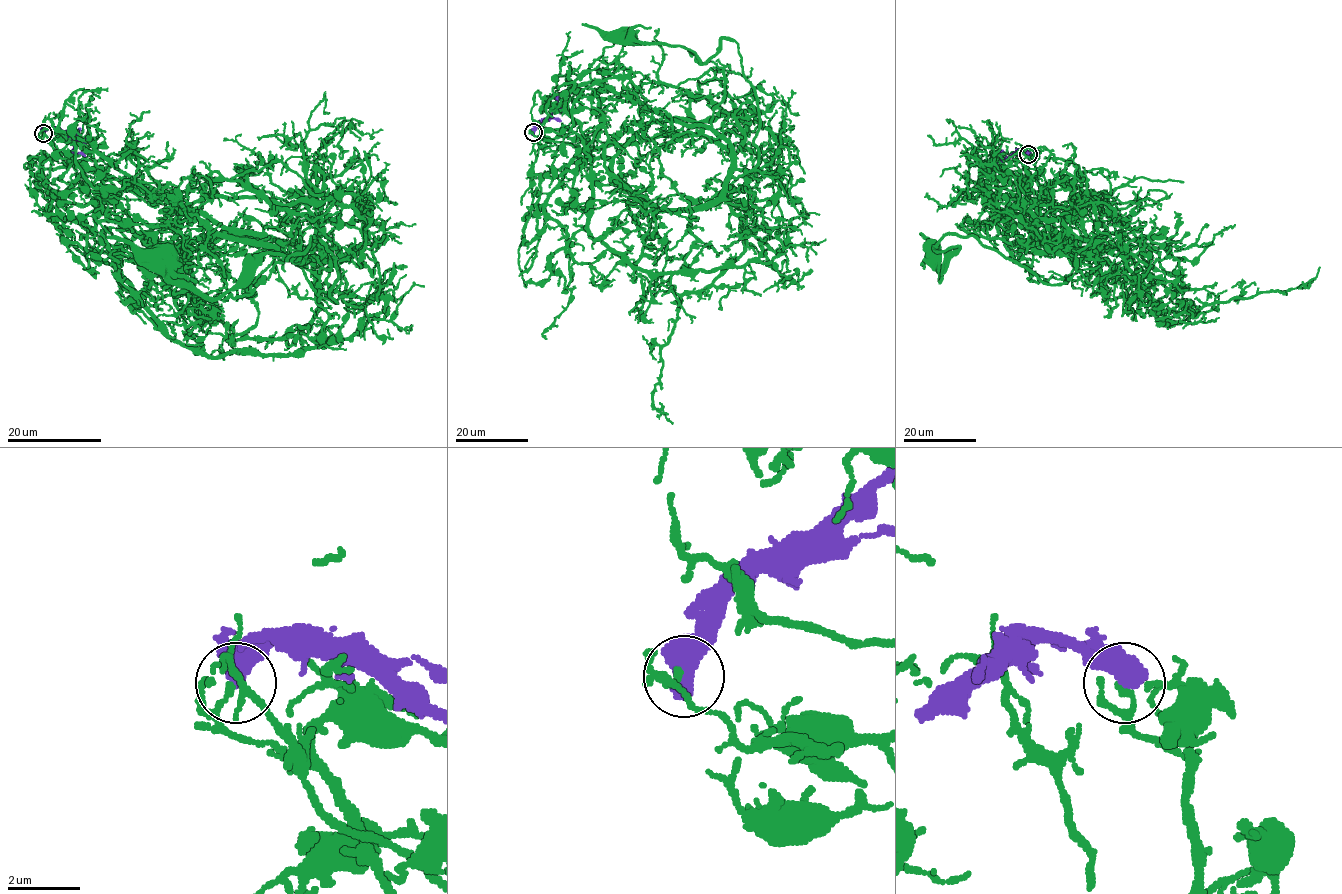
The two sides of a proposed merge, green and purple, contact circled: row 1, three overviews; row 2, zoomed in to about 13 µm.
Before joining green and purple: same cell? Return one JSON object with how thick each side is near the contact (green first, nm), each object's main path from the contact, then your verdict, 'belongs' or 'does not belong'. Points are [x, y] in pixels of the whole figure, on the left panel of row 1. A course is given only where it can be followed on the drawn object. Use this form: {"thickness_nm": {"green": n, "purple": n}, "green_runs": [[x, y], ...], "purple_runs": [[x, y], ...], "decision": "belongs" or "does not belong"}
{"thickness_nm": {"green": 180, "purple": 650}, "green_runs": [[43, 133], [67, 164], [290, 241], [336, 302], [334, 258], [311, 237], [214, 298], [168, 256]], "purple_runs": [[43, 133], [47, 128], [60, 128], [76, 139], [73, 149], [85, 155]], "decision": "does not belong"}

